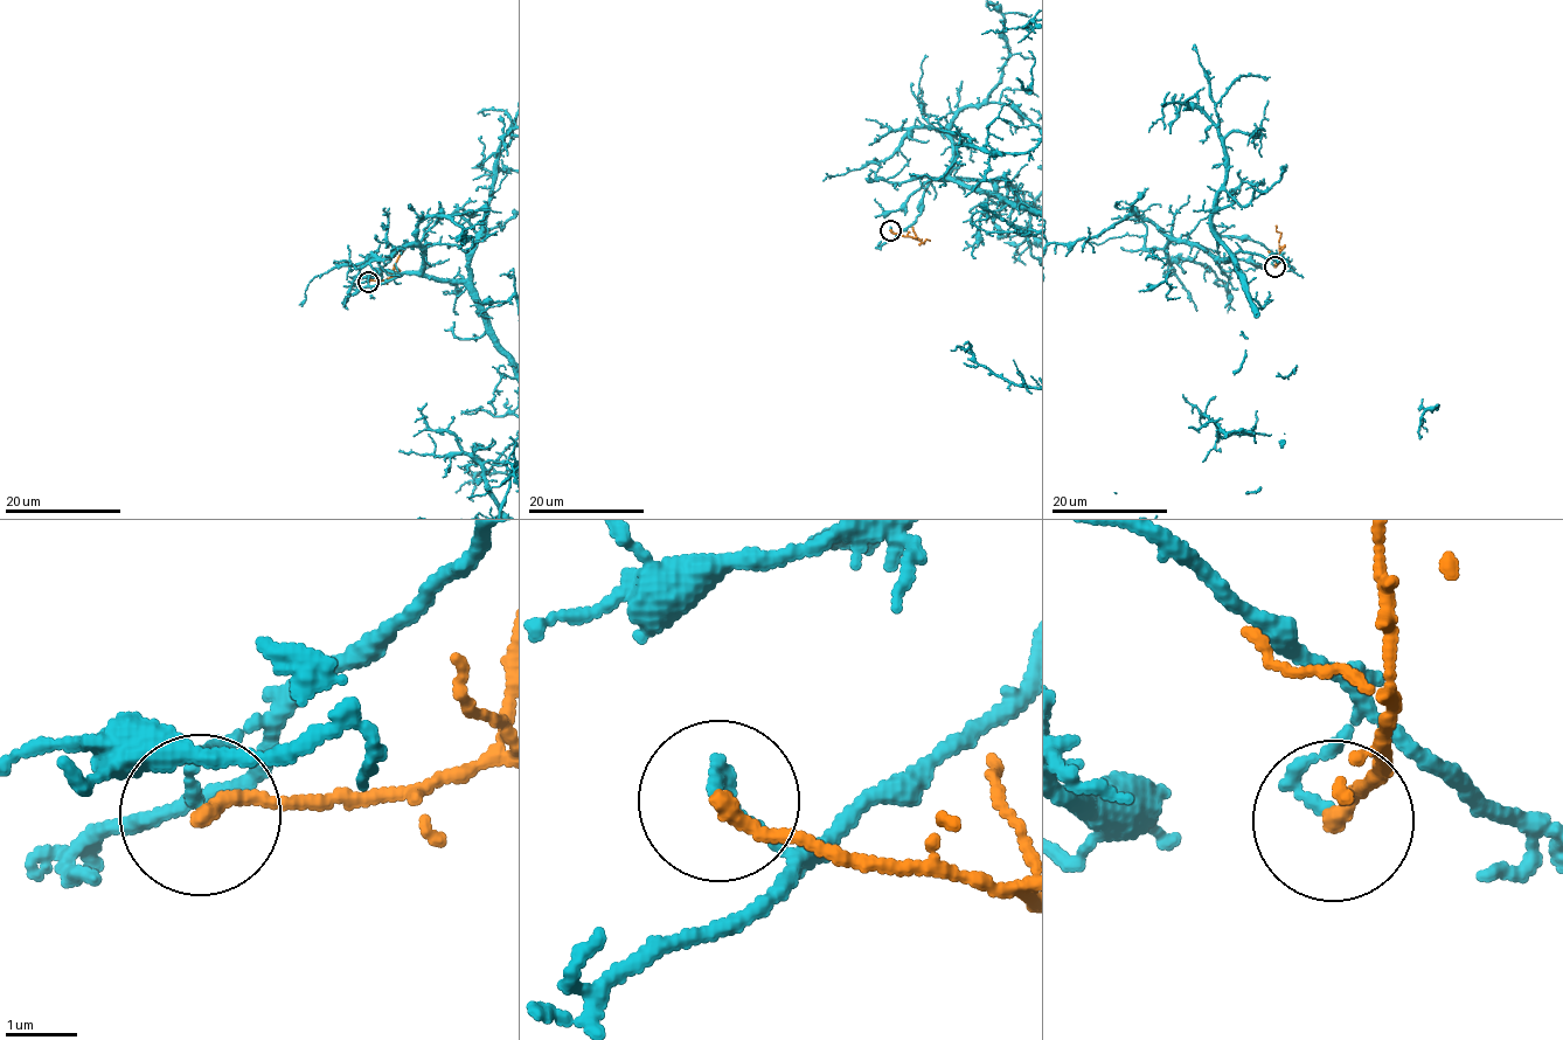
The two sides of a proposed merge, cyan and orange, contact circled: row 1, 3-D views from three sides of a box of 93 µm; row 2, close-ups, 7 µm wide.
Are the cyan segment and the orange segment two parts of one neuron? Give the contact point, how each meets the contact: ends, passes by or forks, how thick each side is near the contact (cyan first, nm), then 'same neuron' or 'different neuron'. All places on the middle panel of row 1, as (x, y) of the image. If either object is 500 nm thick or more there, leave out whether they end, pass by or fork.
(890, 230) | cyan ends | orange ends | 140/200 nm | different neuron

